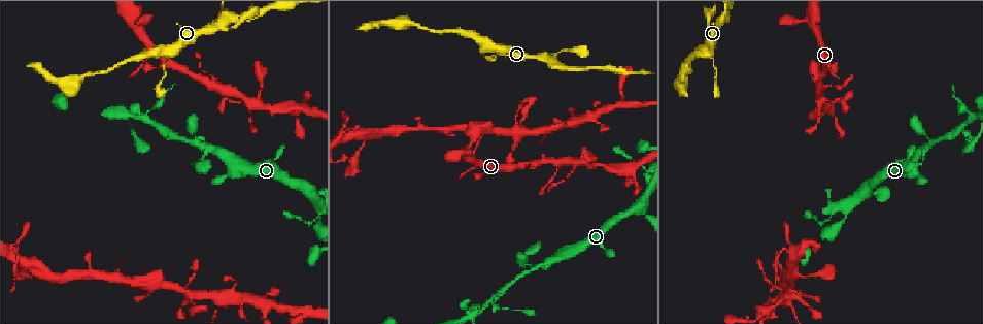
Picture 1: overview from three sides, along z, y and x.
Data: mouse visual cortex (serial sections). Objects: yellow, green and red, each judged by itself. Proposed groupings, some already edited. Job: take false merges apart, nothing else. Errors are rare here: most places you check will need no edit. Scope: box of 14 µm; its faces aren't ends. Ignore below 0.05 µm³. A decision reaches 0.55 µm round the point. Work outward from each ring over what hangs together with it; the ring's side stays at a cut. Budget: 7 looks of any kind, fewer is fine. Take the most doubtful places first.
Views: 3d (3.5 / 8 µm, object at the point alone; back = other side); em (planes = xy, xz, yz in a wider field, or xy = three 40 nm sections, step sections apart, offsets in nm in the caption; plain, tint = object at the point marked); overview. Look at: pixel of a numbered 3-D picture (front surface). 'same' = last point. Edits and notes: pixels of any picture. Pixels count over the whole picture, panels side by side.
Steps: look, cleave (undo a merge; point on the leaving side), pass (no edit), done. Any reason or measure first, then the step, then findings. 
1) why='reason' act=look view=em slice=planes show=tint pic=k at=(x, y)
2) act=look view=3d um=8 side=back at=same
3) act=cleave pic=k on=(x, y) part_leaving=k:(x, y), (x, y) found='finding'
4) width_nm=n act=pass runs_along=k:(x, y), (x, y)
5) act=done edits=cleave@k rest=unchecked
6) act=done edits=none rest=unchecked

why='looks like a crossing' act=look view=3d um=3.5 pic=1 at=(720, 23)

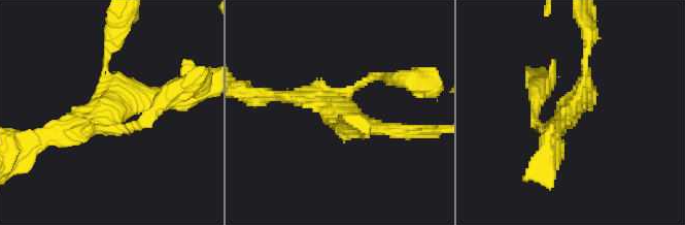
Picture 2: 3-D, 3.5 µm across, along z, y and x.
arms=4 arm_widths_nm=150,200,200,250 act=look view=em slice=xy step=3 show=tint pic=2 at=(564, 114)

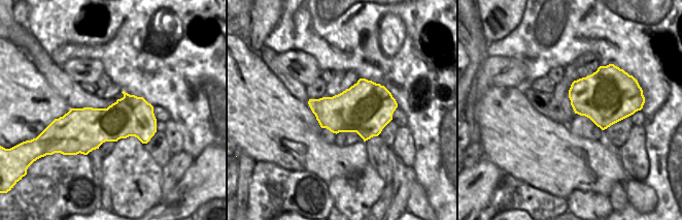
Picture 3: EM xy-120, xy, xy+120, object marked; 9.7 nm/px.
width_nm=500 act=pass runs_along=2:(40, 140), (161, 96) found='continuous, no second cell'

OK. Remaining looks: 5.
why='sharp bend' act=look view=3d um=3.5 pic=1 at=(585, 164)

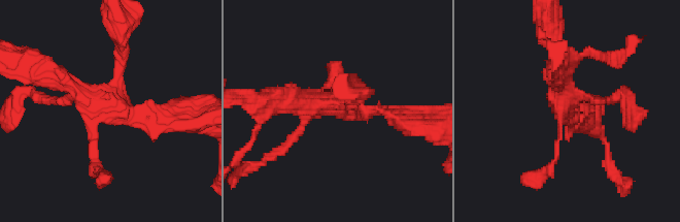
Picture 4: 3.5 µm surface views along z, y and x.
act=pass found='all the same cell'

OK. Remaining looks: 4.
act=look view=3d um=3.5 pic=1 at=(525, 272)

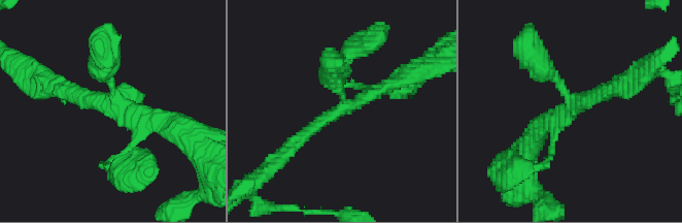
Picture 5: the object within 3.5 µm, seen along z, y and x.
arms=3 arm_widths_nm=200,200,300 act=look view=em slice=xy step=5 show=tint pic=5 at=(344, 107)

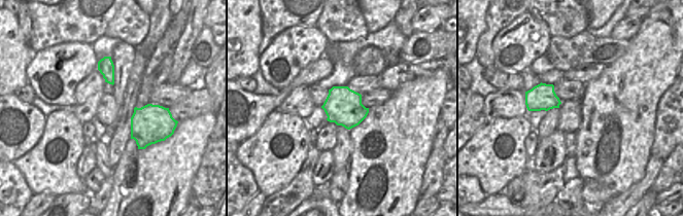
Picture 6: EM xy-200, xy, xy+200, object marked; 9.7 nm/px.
act=pass runs_along=5:(401, 78), (329, 116), (291, 147) found='continuous, no second cell'

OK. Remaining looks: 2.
act=done edits=none rest=unchecked

